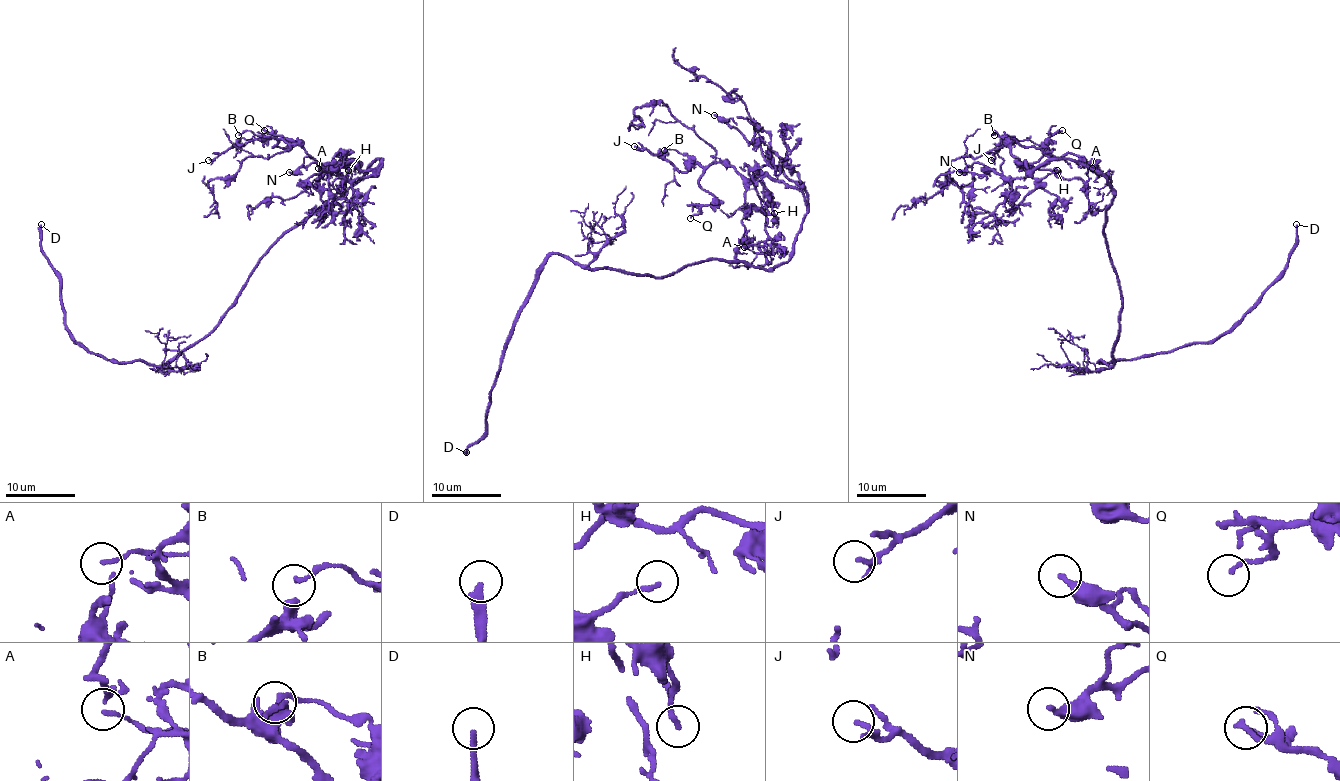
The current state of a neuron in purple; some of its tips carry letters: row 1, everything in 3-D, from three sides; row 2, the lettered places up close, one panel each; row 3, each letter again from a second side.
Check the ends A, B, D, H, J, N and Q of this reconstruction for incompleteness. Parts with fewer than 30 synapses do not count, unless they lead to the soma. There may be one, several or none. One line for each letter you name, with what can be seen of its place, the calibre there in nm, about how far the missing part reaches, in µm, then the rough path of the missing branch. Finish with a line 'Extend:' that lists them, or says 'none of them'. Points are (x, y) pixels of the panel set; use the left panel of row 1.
D: place (41, 224); calibre 240 nm; missing 110 µm
Extend: D

